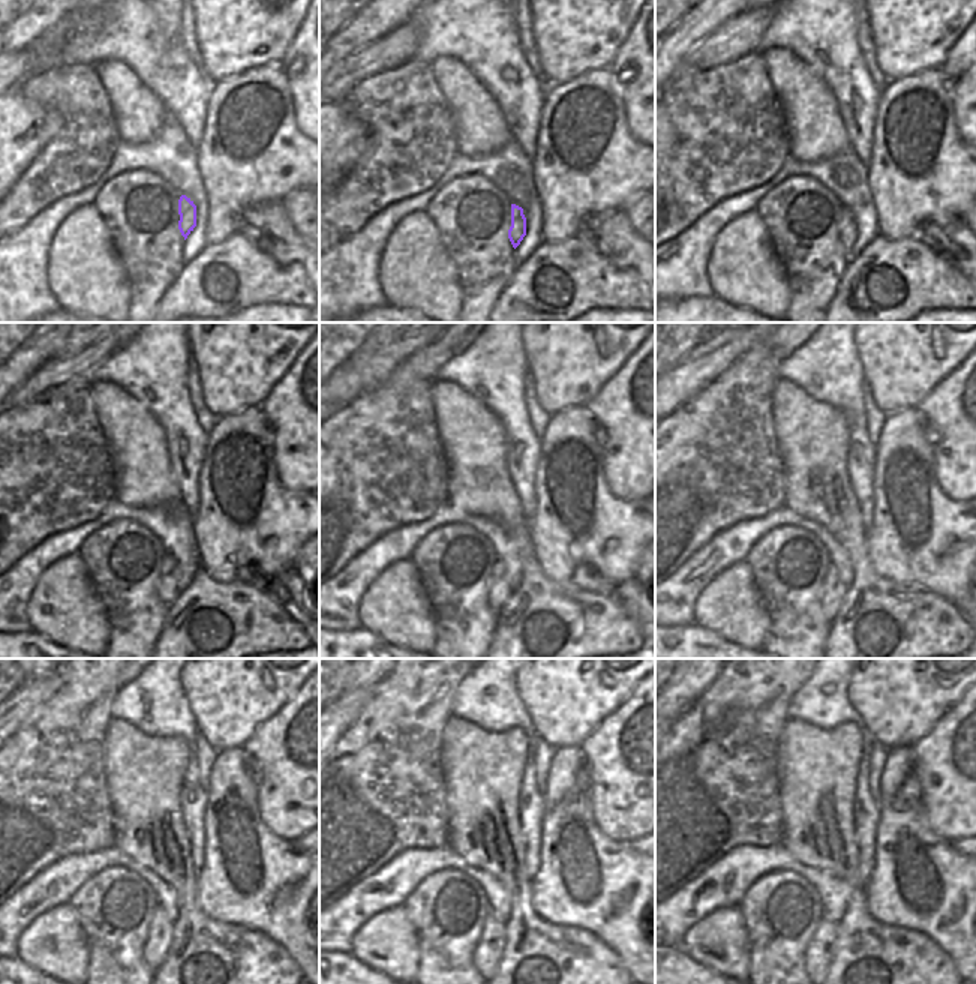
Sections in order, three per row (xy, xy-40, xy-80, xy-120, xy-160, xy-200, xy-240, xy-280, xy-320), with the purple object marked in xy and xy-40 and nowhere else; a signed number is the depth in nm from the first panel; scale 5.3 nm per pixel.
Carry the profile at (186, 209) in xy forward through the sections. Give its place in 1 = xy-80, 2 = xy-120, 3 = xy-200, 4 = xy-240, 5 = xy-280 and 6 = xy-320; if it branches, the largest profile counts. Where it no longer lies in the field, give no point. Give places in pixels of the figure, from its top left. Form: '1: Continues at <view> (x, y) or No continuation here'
1: Continues at xy-80 (847, 230)
2: Continues at xy-120 (168, 588)
3: Continues at xy-200 (834, 593)
4: Continues at xy-240 (159, 938)
5: Continues at xy-280 (488, 953)
6: Continues at xy-320 (819, 956).

